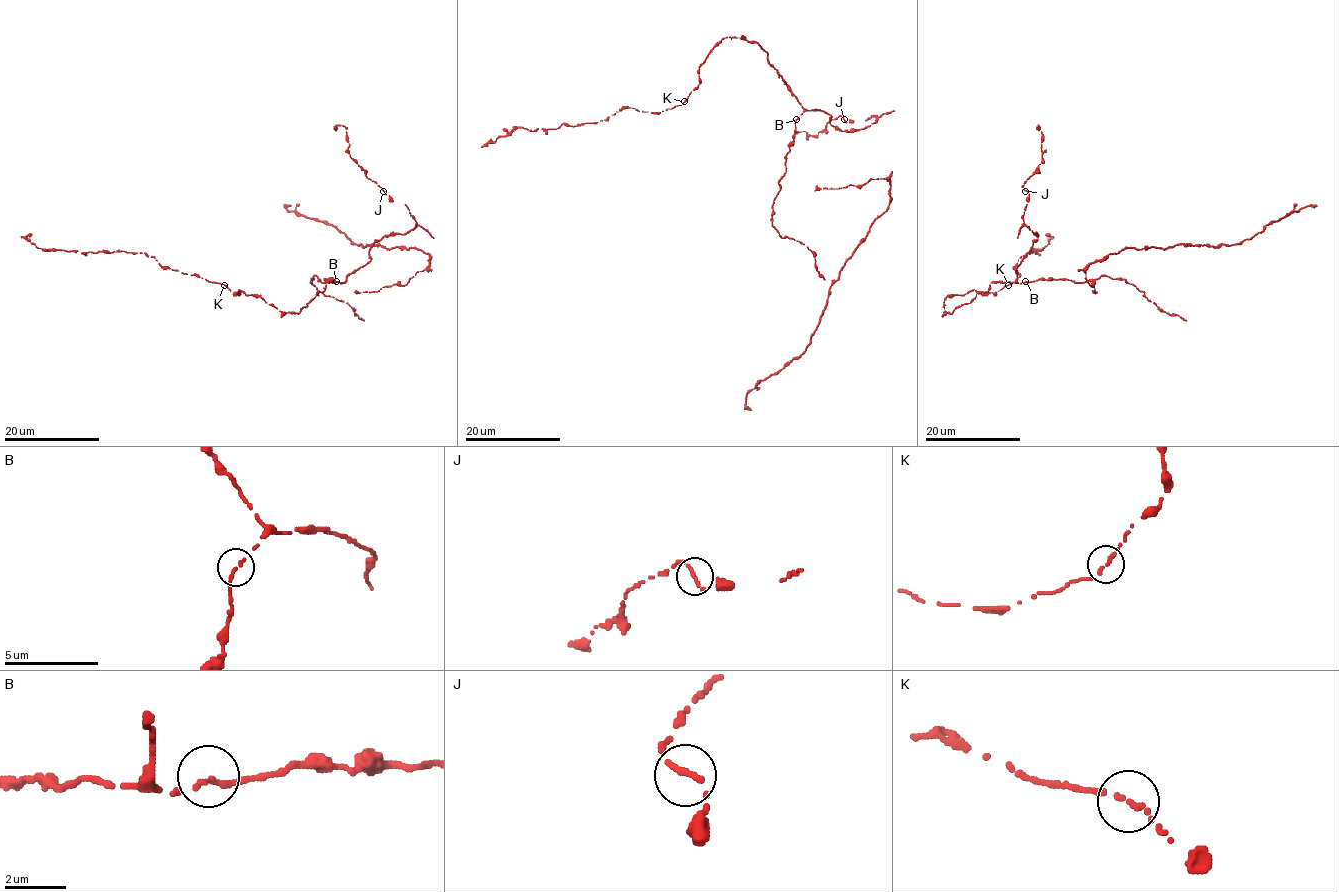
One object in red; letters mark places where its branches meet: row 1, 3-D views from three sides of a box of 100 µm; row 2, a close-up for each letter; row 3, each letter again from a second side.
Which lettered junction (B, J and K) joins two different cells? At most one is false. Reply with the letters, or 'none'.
none

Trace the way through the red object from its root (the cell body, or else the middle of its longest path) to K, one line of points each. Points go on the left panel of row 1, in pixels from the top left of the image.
K: (336, 282), (325, 282), (325, 289), (298, 313), (283, 313), (260, 296), (233, 293), (223, 284)

